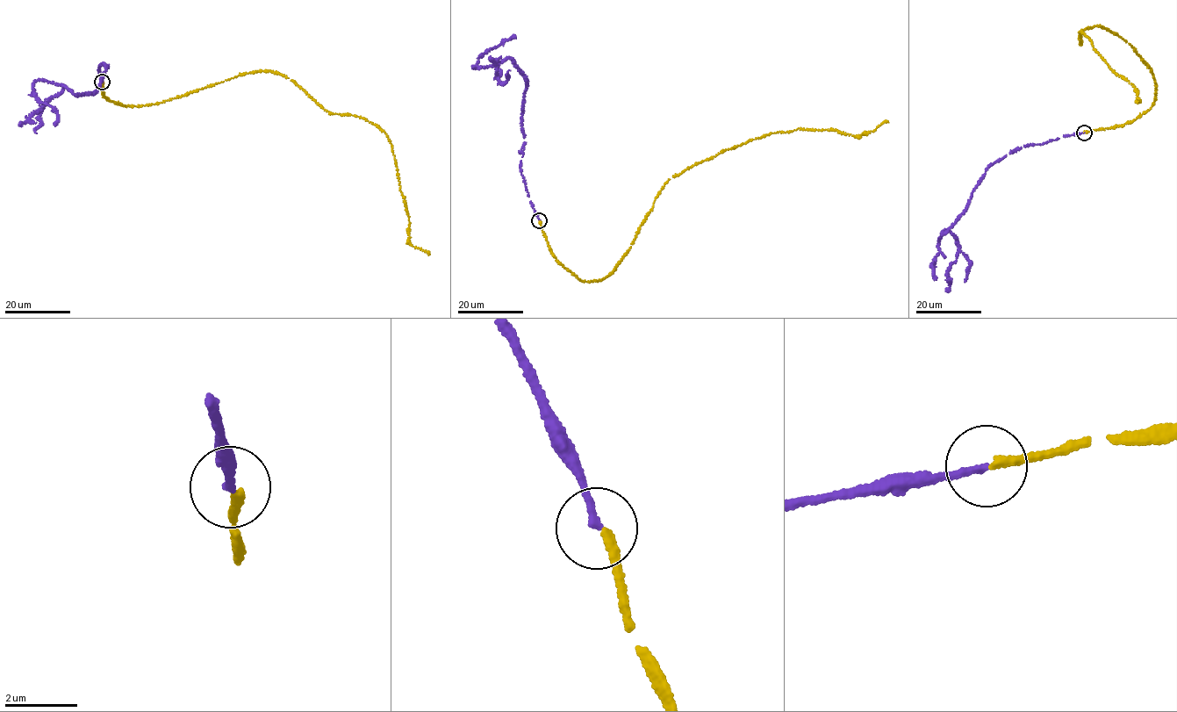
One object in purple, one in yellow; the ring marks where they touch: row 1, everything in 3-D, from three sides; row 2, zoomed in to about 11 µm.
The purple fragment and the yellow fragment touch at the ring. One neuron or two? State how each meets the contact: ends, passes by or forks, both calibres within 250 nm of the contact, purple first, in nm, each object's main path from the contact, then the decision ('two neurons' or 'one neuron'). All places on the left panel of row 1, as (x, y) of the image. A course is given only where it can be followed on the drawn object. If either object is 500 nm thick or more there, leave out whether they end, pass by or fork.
purple ends there; yellow ends there; 190 nm thick on the purple side, 240 nm on the other; purple runs (102, 82), (99, 68), (105, 64), (92, 92), (75, 94), (38, 79), (35, 97), (53, 108), (54, 125); yellow runs (103, 82), (109, 100), (139, 106), (243, 74), (276, 72), (320, 107), (383, 132), (409, 240), (429, 255); two neurons

